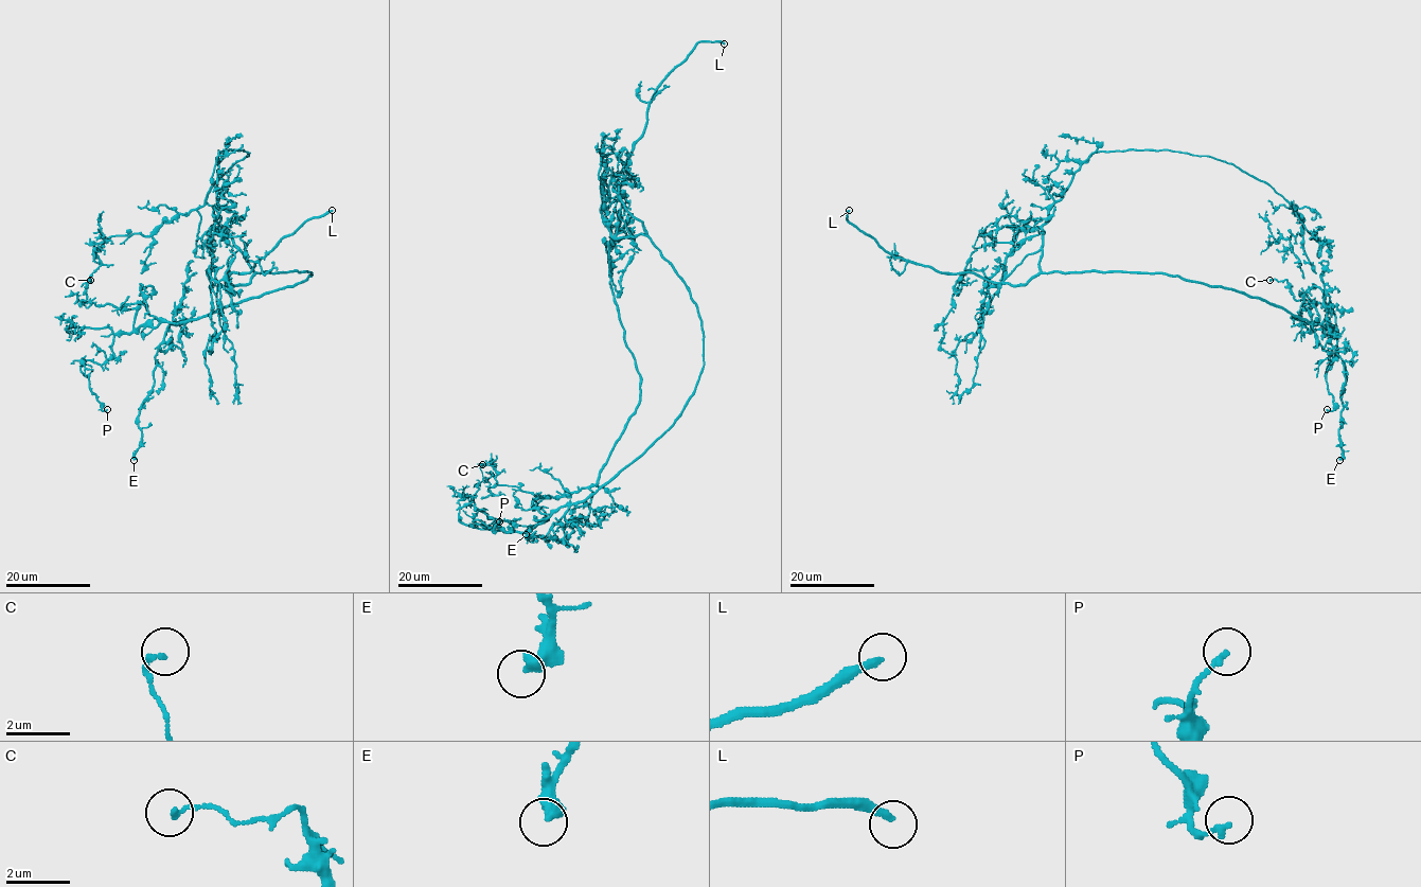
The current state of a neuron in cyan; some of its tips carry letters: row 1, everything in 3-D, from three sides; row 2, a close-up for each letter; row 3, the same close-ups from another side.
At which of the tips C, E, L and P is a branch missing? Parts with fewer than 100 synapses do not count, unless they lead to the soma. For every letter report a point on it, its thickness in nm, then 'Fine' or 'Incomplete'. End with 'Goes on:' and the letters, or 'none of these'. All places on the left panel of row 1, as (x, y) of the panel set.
C: Place: (90, 280). Thickness 140 nm. Fine
E: Place: (134, 460). Thickness 440 nm. Fine
L: Place: (332, 210). Thickness 240 nm. Incomplete
P: Place: (107, 409). Thickness 190 nm. Fine
Goes on: L

